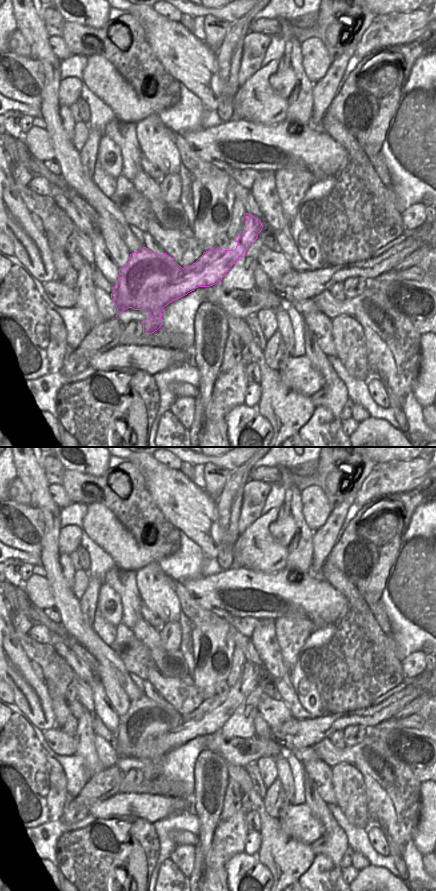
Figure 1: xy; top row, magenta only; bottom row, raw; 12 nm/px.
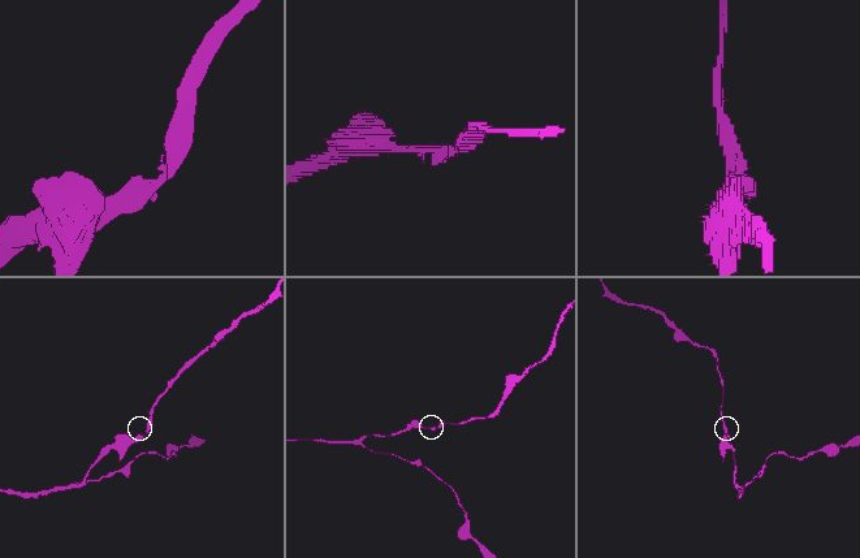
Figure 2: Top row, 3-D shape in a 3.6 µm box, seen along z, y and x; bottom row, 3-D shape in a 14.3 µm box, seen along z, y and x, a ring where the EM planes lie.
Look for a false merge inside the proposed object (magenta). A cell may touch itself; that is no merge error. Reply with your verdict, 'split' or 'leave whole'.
split

